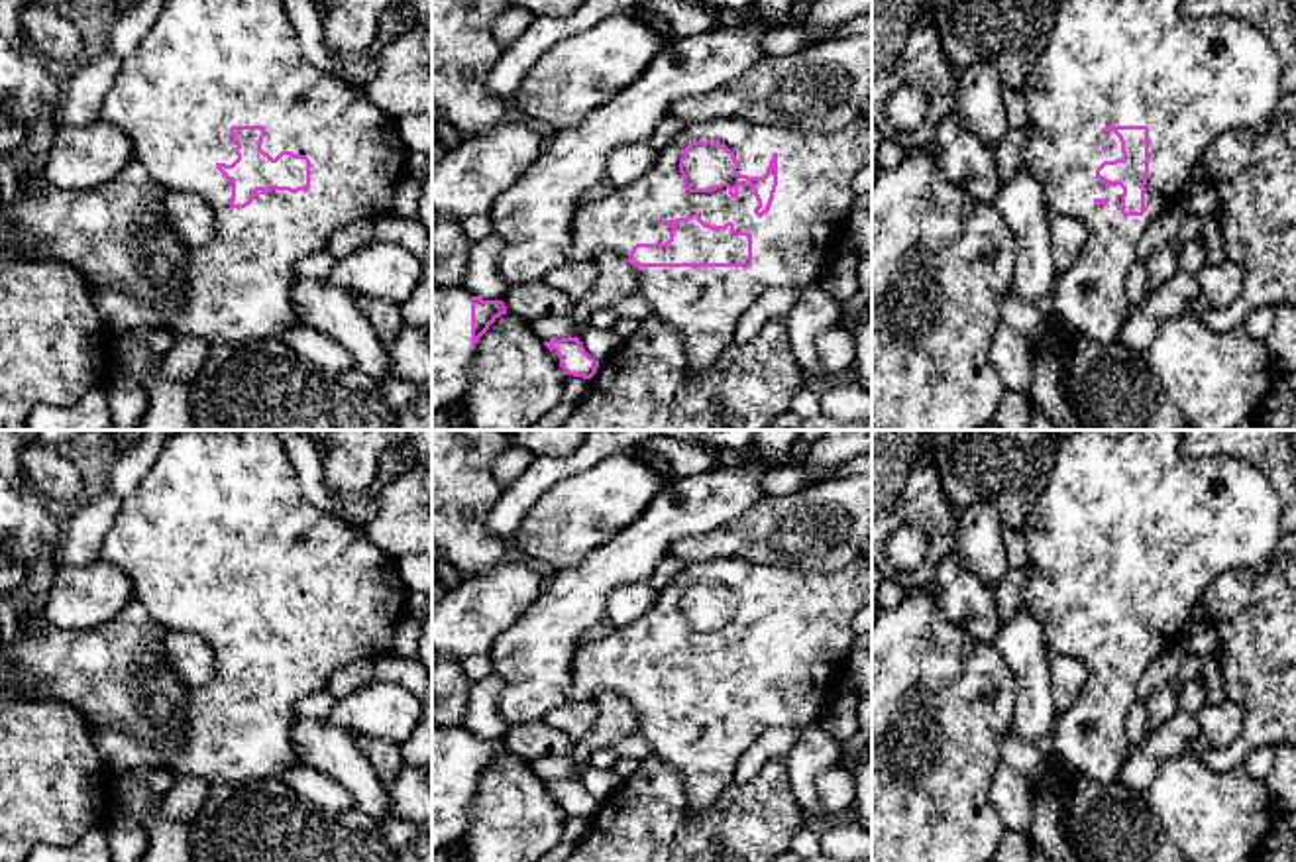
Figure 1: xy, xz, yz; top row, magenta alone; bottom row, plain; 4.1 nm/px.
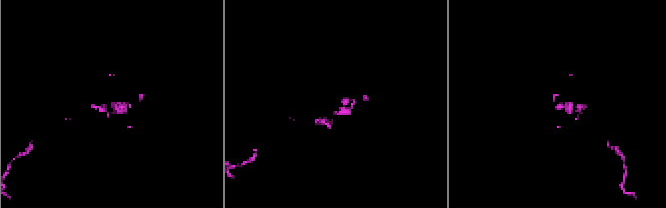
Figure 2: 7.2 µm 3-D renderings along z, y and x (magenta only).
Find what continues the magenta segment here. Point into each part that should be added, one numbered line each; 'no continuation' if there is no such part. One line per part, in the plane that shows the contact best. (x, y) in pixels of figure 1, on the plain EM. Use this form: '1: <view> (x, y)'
1: xz (794, 682)

